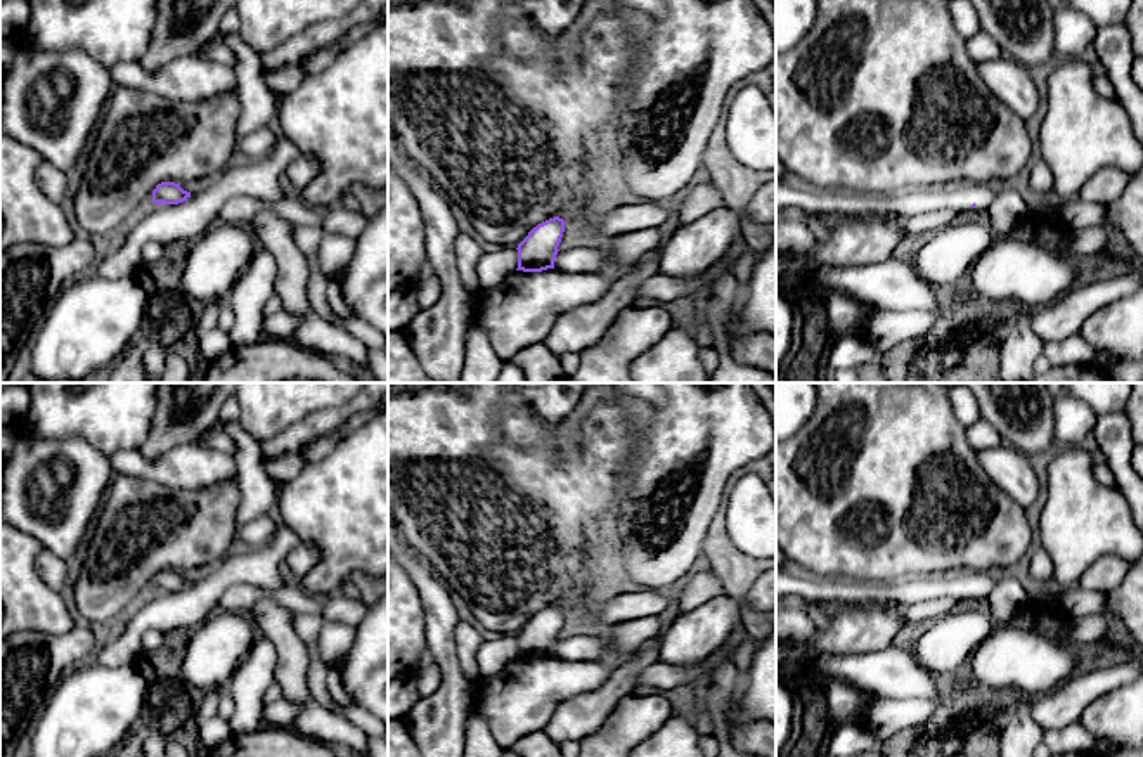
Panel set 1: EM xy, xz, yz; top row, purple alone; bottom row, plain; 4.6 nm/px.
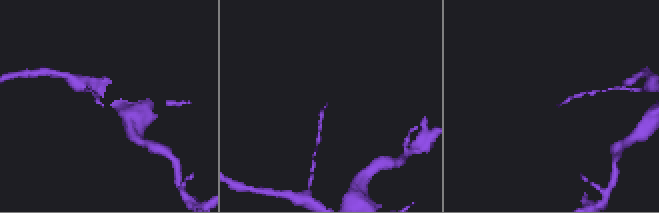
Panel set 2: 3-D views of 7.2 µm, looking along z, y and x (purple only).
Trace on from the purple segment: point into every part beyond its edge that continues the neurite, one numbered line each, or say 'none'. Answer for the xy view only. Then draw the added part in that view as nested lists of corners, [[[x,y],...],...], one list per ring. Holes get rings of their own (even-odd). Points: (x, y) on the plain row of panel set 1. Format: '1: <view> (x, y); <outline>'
none

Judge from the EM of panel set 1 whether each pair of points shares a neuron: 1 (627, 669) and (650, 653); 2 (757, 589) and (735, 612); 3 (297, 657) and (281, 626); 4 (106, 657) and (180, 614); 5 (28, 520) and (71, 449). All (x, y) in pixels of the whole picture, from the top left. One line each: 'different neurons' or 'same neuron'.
1: same neuron
2: same neuron
3: same neuron
4: same neuron
5: same neuron

